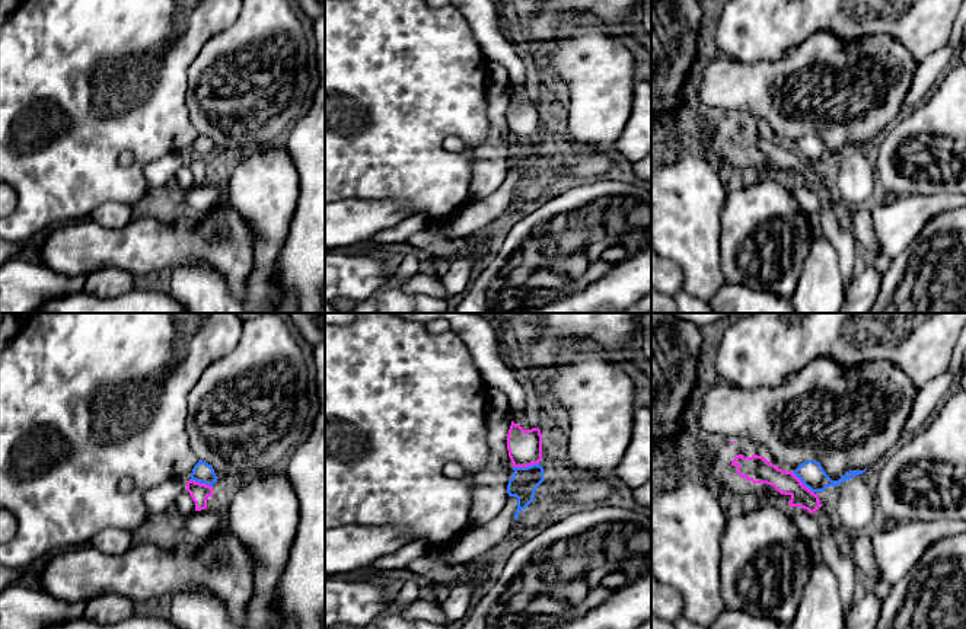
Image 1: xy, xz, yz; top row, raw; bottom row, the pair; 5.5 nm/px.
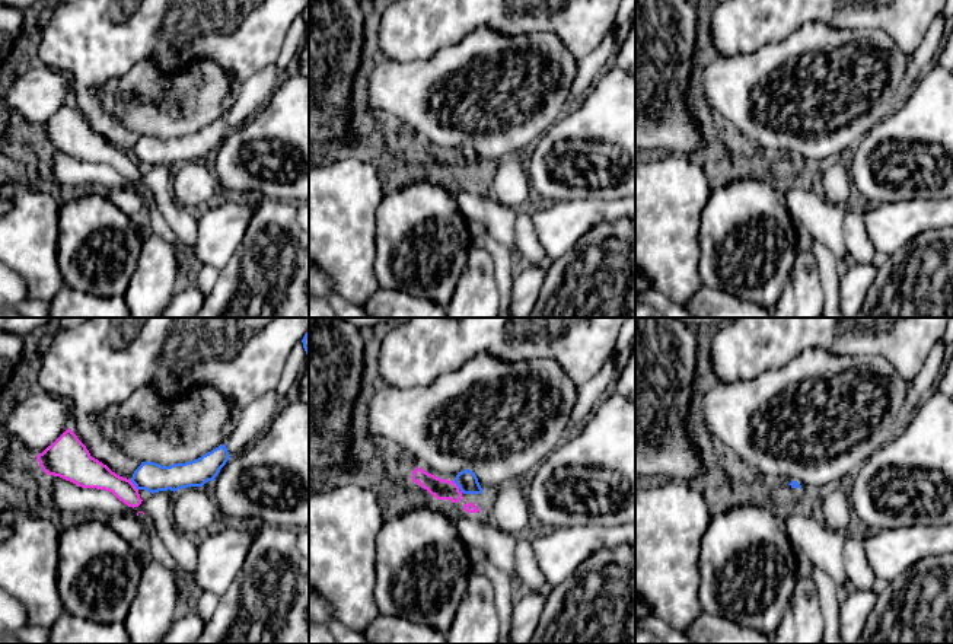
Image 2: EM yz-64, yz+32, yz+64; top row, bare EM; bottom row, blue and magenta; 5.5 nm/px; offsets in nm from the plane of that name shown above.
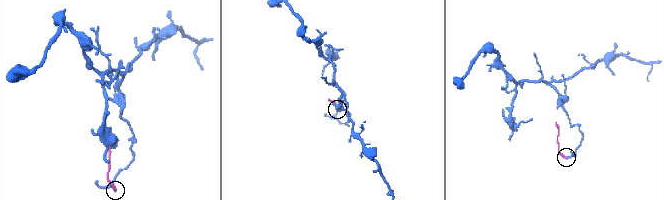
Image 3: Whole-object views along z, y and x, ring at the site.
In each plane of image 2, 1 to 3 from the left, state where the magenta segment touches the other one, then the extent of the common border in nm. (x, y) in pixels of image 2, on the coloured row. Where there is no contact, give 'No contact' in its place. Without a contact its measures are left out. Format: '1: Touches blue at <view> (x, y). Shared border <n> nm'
1: Touches blue at yz-64 (134, 484). Shared border 70 nm
2: Touches blue at yz+32 (458, 485). Shared border 90 nm
3: No contact

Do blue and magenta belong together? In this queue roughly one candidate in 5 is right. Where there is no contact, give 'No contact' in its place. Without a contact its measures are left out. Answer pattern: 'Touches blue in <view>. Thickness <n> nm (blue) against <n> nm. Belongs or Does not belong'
Touches blue in xz. Thickness 150 nm (blue) against 190 nm. Does not belong

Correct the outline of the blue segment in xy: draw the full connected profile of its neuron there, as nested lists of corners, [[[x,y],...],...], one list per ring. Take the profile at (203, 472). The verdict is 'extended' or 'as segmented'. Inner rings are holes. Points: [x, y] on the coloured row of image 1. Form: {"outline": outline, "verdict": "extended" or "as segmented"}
{"outline": [[[198,460],[198,463],[192,469],[189,480],[195,480],[213,486],[217,482],[217,476],[211,464]]], "verdict": "as segmented"}

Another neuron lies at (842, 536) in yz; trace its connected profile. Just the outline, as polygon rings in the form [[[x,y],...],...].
[[[836,521],[832,524],[832,537],[835,539],[839,553],[854,562],[852,558],[852,540],[854,540],[855,530],[845,529],[839,526]]]

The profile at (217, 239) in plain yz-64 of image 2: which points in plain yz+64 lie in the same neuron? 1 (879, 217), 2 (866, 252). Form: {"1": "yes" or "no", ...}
{"1": "yes", "2": "no"}

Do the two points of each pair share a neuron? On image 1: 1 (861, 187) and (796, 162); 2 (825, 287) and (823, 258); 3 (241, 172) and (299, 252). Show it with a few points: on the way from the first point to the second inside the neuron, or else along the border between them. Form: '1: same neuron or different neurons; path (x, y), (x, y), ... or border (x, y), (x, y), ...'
1: different neurons; border (831, 185), (835, 194)
2: same neuron; path (823, 280), (823, 265)
3: different neurons; border (297, 203), (277, 259), (277, 268)

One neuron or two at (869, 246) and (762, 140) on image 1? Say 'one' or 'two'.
two

